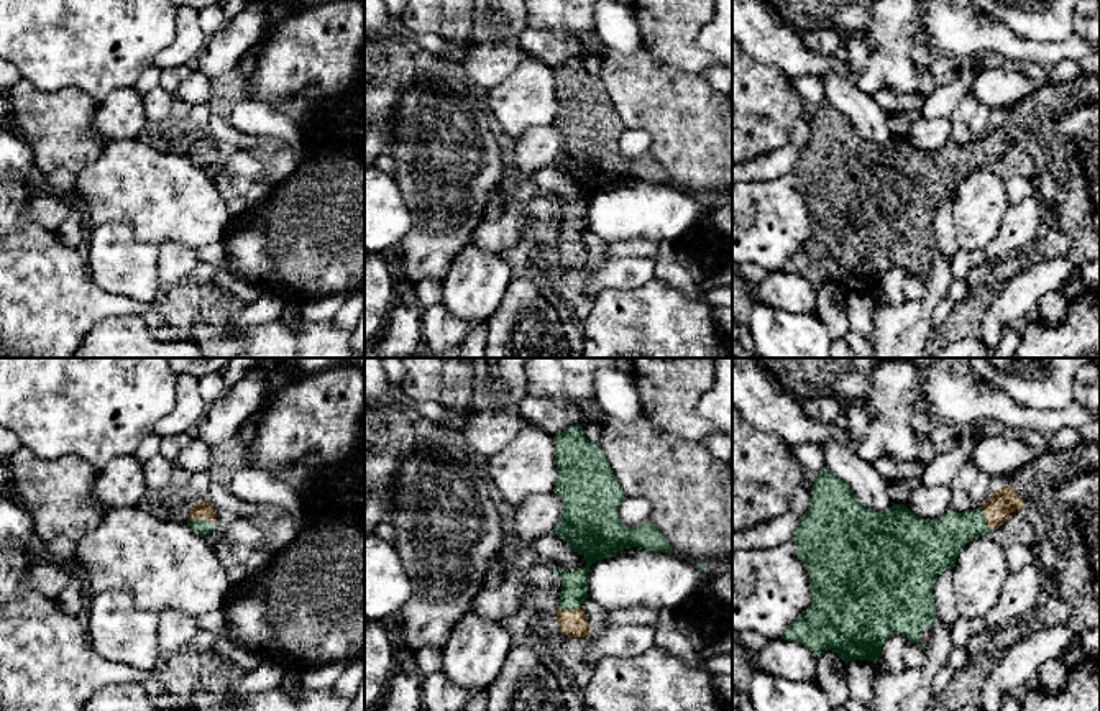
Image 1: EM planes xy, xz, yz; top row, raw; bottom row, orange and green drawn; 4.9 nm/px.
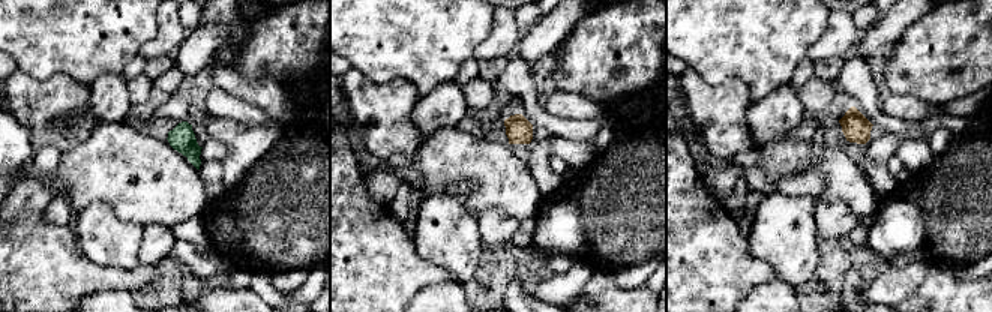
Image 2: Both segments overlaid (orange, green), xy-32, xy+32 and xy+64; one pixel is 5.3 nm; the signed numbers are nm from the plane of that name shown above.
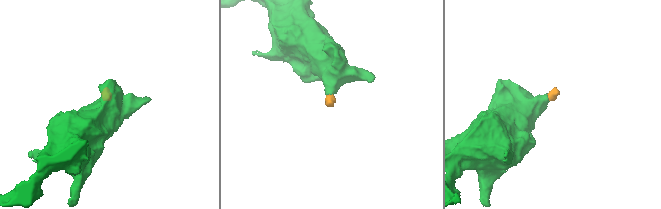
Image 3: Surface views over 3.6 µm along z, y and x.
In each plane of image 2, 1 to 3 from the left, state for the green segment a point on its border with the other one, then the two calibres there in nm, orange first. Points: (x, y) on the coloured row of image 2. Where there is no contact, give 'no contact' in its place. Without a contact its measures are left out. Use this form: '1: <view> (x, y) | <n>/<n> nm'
1: no contact
2: no contact
3: no contact

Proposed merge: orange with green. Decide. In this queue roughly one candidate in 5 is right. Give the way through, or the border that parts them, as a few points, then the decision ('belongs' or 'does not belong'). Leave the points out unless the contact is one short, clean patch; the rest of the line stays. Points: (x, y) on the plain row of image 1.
runs through xy (204, 142), (201, 151), (202, 160); belongs

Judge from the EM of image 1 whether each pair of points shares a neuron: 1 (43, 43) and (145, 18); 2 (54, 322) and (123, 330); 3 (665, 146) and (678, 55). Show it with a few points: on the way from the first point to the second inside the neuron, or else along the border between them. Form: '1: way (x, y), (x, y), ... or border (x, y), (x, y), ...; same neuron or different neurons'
1: way (68, 30), (77, 20), (120, 20); same neuron
2: border (128, 314), (99, 321), (81, 340); different neurons
3: border (644, 48), (664, 63), (701, 74); different neurons

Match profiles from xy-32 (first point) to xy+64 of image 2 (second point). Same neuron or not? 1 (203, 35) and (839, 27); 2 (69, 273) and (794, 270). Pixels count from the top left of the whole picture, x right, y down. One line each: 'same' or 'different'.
1: different
2: different

